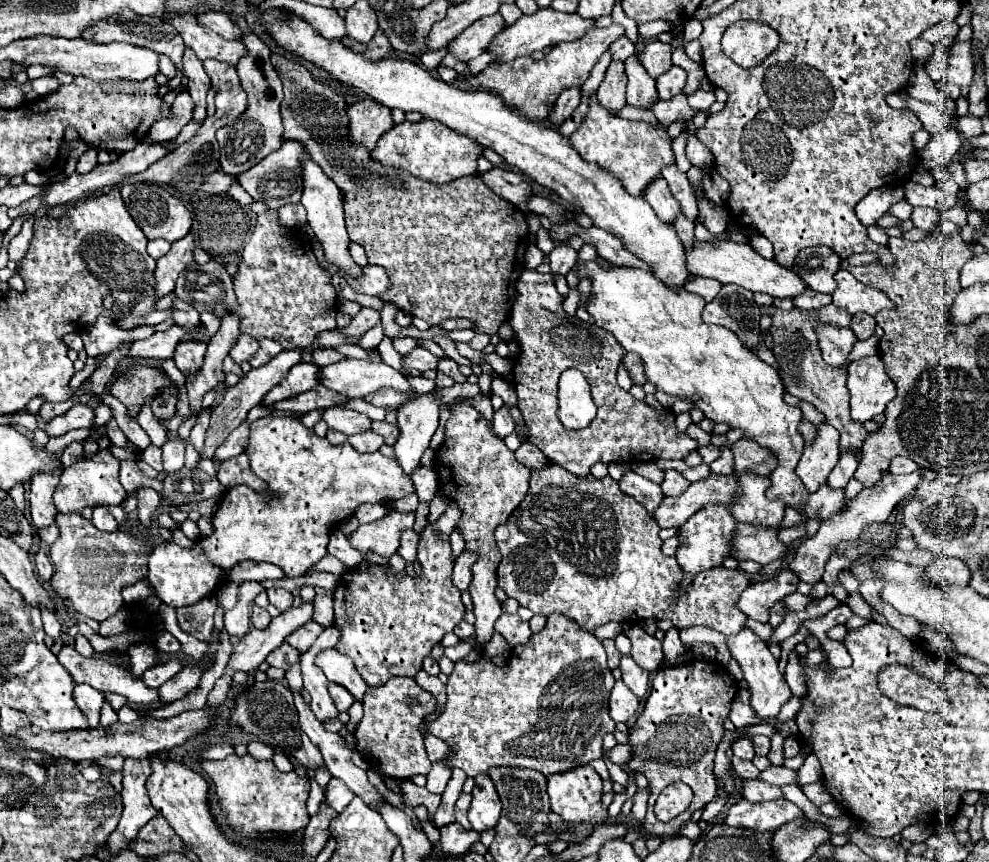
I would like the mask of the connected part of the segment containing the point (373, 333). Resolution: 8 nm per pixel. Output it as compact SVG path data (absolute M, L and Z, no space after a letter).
M380 322L377 326L367 330L365 334L361 334L361 338L357 340L357 346L359 346L359 348L365 348L365 350L367 350L367 348L375 348L375 346L379 346L381 338L383 338L383 326Z

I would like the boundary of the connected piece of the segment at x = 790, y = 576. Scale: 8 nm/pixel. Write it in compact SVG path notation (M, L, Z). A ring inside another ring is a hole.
M783 568L775 576L751 584L741 594L737 608L741 608L753 620L767 622L769 608L773 606L773 602L783 600L787 594L793 594L797 590L797 584L799 584L797 574L789 568Z

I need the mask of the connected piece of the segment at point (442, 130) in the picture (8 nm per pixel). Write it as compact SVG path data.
M423 118L413 124L411 122L395 124L391 130L387 130L379 138L375 150L371 152L371 158L379 162L381 166L393 166L393 168L405 170L419 180L443 184L461 176L475 174L477 158L481 156L481 152L483 148L471 138L465 138L463 134L449 130L447 126L441 126L439 122L429 122L429 118Z

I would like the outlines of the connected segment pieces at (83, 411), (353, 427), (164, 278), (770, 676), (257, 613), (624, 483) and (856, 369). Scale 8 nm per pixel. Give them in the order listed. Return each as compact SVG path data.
M75 404L73 408L69 408L65 414L53 418L51 422L47 422L43 426L43 430L49 436L61 436L73 428L91 428L91 424L95 422L95 412L91 406L87 404Z
M329 408L321 416L331 430L339 430L347 436L359 434L371 428L371 420L365 414L359 414L355 410L343 410L343 408Z
M189 232L185 238L177 240L173 244L173 248L157 260L157 268L155 268L155 288L159 296L169 294L175 288L175 280L177 276L189 266L195 264L193 258L193 250L195 250L195 236L193 232Z
M741 628L739 634L735 636L725 636L727 646L731 656L739 662L741 670L743 670L743 678L749 684L751 690L751 706L757 712L757 716L761 718L777 718L777 712L781 708L781 704L791 696L791 690L783 678L783 674L777 668L777 660L773 658L773 654L769 652L767 644L757 638L757 634L753 634L751 628Z
M253 606L251 608L251 622L255 628L267 628L269 622L271 622L271 616L265 608L259 608L259 606Z
M627 470L625 476L619 480L619 486L625 494L629 494L637 502L641 502L647 508L649 516L653 516L653 512L659 506L659 484L635 474L633 470Z
M879 356L851 362L847 368L847 388L851 392L851 418L855 422L873 420L895 398L895 384L885 374Z

